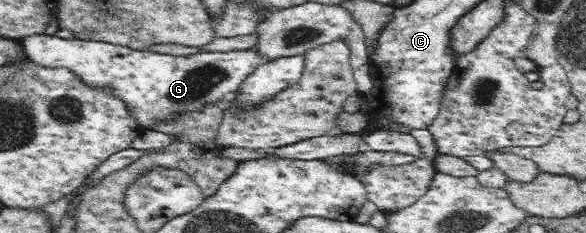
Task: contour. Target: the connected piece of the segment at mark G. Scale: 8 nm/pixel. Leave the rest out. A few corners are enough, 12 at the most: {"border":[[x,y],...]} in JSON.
{"border":[[32,35],[36,64],[110,84],[148,128],[218,103],[268,58]]}

